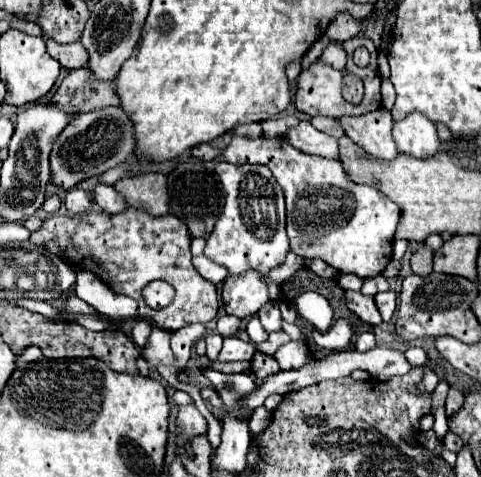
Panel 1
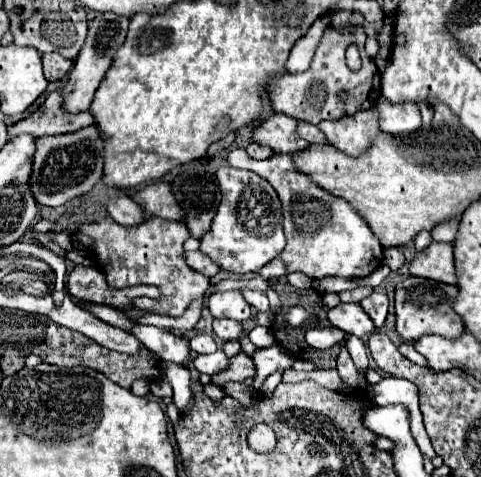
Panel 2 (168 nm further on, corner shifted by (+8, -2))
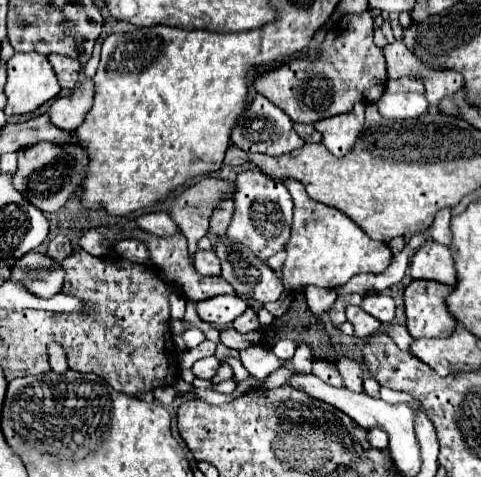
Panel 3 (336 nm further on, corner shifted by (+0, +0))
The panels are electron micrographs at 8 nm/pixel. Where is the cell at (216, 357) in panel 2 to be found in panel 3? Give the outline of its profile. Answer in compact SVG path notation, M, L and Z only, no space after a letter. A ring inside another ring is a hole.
M212 355L212 357L204 357L204 359L198 359L194 365L192 365L192 371L196 373L196 377L202 377L202 379L212 379L214 373L218 371L220 367L220 361Z

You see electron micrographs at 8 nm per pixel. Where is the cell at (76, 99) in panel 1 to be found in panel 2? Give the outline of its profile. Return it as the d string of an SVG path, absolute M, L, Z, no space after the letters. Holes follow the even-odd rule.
M54 91L46 97L46 101L40 105L38 111L34 111L30 117L14 123L8 127L8 135L14 139L18 135L32 135L34 139L48 137L48 135L64 135L80 131L82 127L88 127L94 123L92 115L88 111L78 115L68 115L60 107L62 95L60 91Z

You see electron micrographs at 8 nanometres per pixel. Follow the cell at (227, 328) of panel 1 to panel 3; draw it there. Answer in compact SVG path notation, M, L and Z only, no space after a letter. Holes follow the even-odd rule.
M246 309L246 311L232 323L232 327L234 327L238 333L250 333L250 331L258 329L260 323L258 323L258 317L256 317L254 309Z

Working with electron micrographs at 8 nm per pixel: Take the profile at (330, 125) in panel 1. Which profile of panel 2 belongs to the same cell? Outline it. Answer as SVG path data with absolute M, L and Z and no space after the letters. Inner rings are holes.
M300 121L300 123L298 123L298 133L300 133L300 137L306 139L308 143L326 143L324 133L320 133L316 125L308 125L308 123Z

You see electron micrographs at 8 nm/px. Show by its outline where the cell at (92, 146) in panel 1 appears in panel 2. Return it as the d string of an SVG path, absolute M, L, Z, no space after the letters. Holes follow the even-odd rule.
M96 125L60 137L36 139L36 151L30 173L30 191L40 205L60 207L74 197L88 193L100 179L104 167L104 147Z

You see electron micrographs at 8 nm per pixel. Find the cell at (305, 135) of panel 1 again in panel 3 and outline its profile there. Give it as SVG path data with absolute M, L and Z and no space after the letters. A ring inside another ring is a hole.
M256 95L252 103L246 107L244 115L240 115L230 141L248 153L268 153L268 155L290 153L304 145L304 139L294 131L292 125L294 121L284 111L280 111L280 107L270 103L264 95Z

